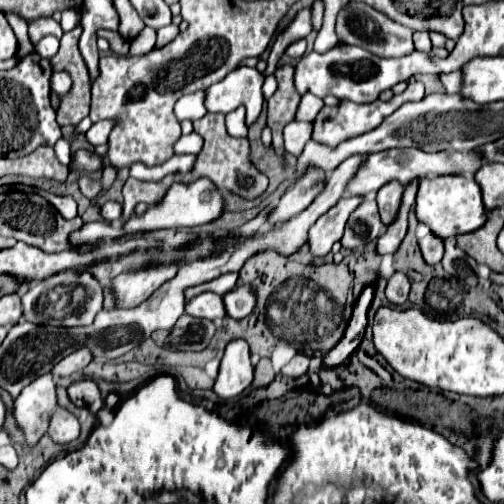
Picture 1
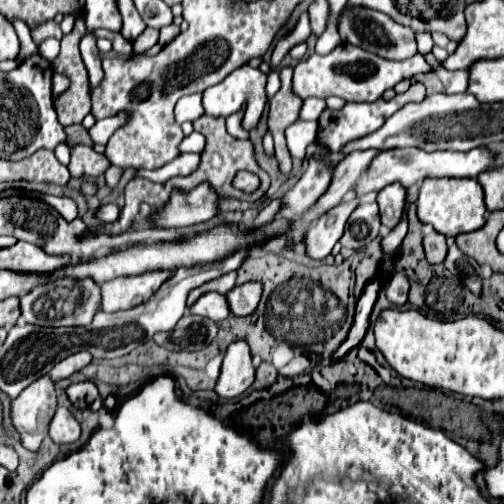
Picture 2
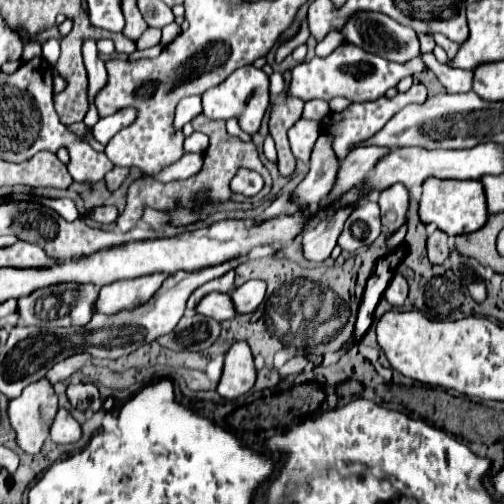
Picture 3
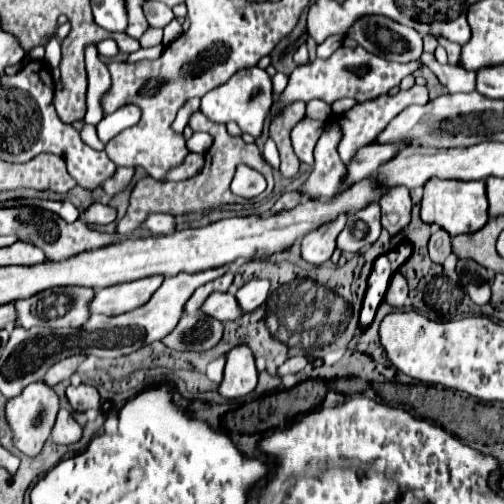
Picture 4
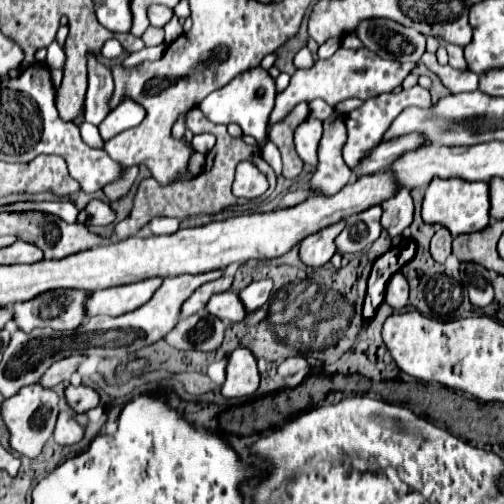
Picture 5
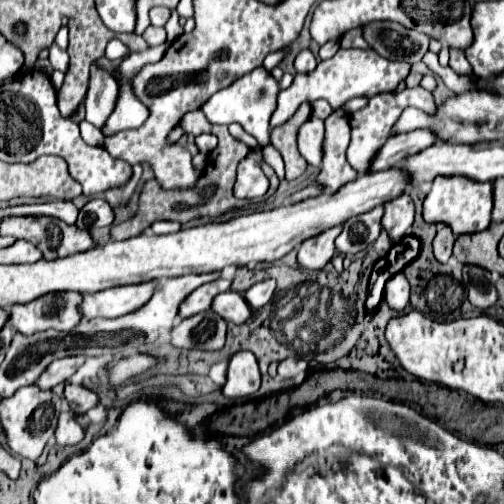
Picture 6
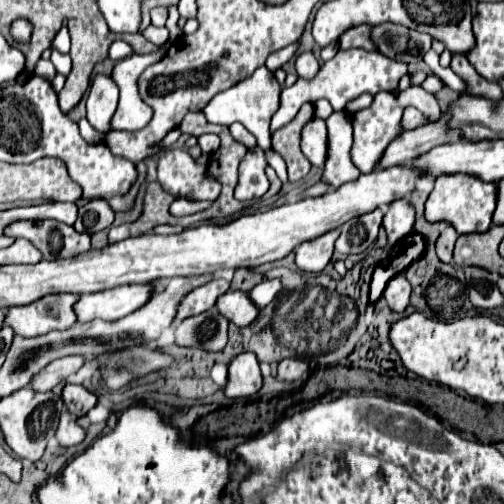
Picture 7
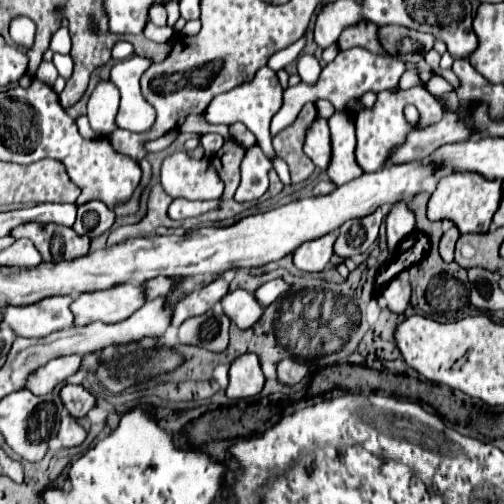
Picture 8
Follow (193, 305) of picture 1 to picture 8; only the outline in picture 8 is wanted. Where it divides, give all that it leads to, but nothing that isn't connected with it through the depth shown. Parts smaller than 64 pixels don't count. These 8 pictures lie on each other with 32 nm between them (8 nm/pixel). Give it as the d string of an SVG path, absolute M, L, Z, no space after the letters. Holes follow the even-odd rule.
M246 290L228 292L222 298L222 306L224 306L224 312L228 314L228 318L234 324L238 324L238 328L242 328L242 330L252 328L264 314L264 306L256 300L256 296L252 292L246 292Z

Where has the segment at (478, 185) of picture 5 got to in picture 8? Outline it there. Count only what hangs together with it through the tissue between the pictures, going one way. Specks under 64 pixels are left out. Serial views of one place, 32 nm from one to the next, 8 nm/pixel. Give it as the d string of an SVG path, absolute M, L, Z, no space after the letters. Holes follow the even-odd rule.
M452 172L442 176L438 188L434 190L428 202L428 218L430 220L452 220L462 234L468 232L488 232L492 224L492 216L496 208L500 208L500 180L486 180L478 172Z

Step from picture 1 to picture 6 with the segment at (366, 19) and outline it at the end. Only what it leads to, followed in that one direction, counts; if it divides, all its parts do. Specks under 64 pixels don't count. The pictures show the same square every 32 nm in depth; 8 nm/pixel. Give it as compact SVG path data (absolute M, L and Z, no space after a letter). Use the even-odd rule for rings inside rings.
M396 22L364 24L364 38L380 56L410 64L420 62L430 44L430 36L404 28Z

